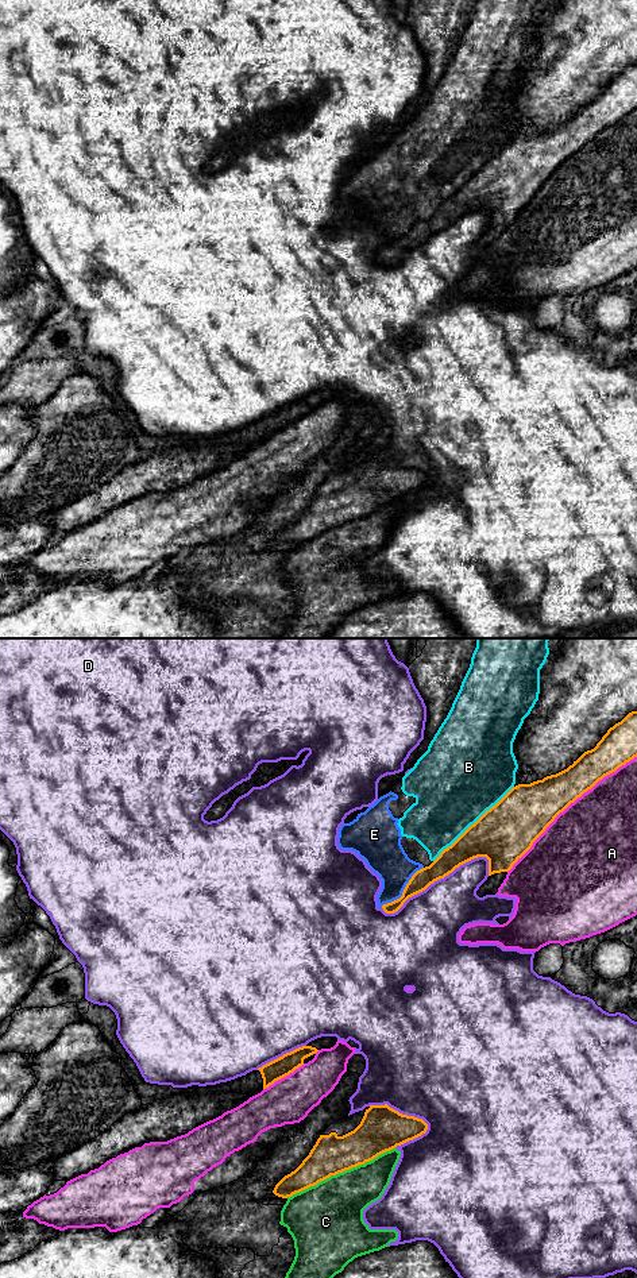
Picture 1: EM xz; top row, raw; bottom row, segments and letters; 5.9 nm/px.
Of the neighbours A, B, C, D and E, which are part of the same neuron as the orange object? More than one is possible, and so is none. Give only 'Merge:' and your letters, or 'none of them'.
Merge: none of them

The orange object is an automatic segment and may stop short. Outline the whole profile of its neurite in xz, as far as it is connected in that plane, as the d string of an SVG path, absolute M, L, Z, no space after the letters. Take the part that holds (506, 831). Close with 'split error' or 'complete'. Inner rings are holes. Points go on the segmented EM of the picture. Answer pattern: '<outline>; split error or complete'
M637 711L610 727L594 749L584 752L567 769L513 787L429 866L417 870L402 896L383 904L383 911L397 912L409 897L478 857L489 860L489 876L509 872L560 812L634 757Z; complete

